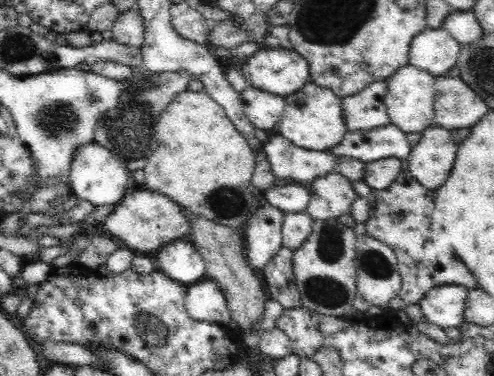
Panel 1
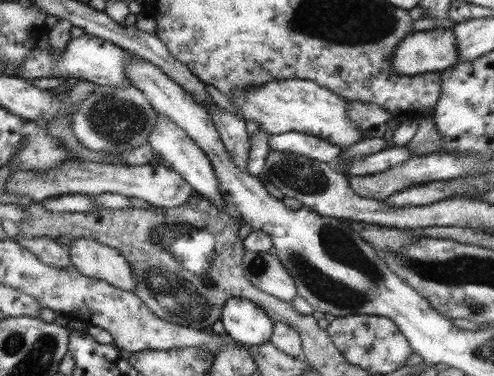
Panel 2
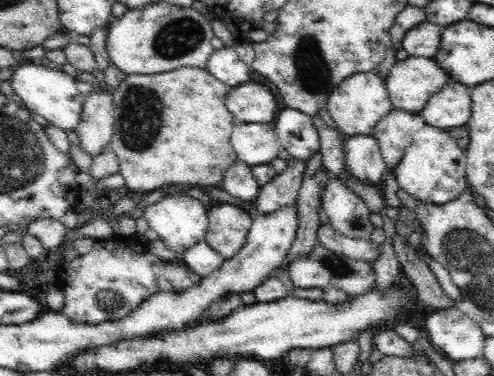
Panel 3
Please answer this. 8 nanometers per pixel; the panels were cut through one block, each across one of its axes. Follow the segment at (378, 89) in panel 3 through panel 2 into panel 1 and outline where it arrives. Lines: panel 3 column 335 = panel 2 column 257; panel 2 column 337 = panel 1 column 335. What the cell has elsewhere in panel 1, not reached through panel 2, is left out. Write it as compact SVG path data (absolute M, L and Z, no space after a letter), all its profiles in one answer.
M308 82L292 96L286 96L286 108L284 116L278 122L278 134L284 136L288 142L302 150L316 150L316 152L330 152L334 146L338 146L344 136L348 134L344 114L342 114L342 102L340 98L314 82Z

